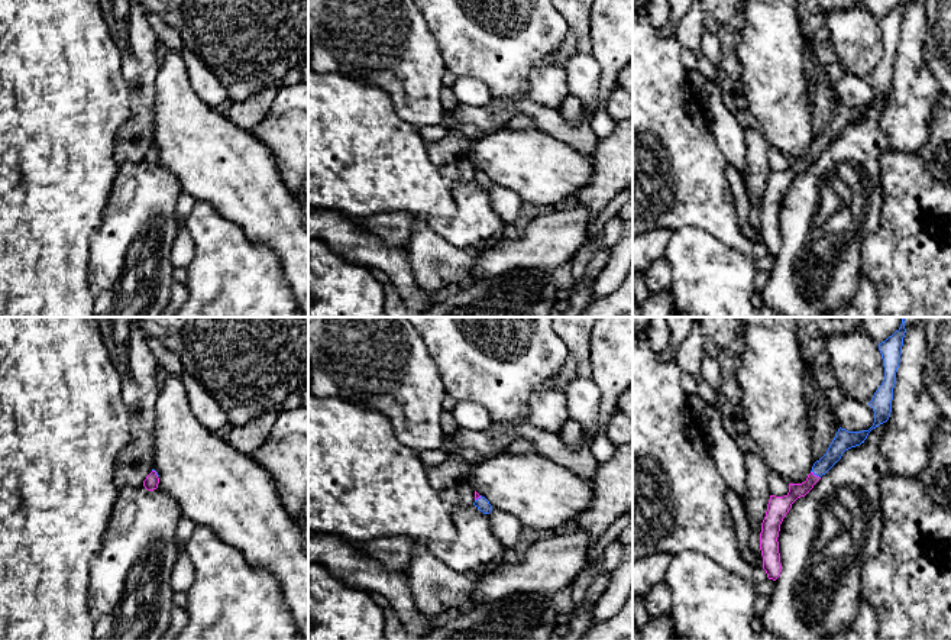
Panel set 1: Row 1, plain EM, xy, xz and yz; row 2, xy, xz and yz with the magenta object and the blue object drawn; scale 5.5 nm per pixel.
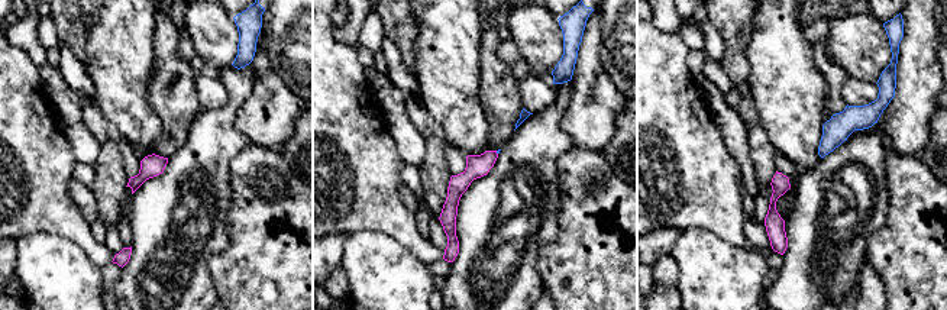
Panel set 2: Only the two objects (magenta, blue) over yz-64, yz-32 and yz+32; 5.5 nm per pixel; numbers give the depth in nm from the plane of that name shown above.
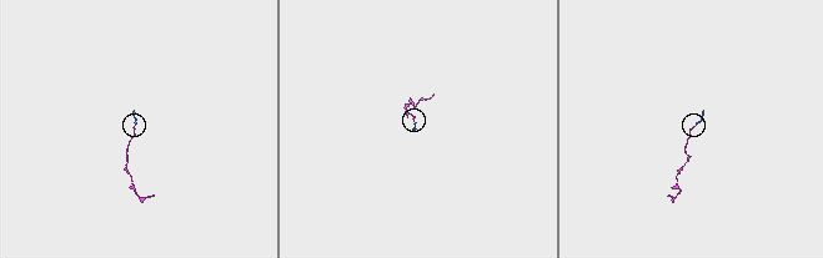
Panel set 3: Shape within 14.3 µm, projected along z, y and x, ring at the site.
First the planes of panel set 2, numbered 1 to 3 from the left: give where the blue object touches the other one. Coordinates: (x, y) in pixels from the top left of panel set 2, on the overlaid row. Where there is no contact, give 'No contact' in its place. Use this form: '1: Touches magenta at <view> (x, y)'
1: No contact
2: Touches magenta at yz-32 (495, 152)
3: No contact

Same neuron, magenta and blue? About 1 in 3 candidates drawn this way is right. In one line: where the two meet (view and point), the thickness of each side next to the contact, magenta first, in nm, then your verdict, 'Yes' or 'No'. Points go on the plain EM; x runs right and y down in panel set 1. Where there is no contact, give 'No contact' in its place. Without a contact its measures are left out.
Touches magenta at yz (815, 151). Thickness 100 nm (magenta) against 110 nm. Yes

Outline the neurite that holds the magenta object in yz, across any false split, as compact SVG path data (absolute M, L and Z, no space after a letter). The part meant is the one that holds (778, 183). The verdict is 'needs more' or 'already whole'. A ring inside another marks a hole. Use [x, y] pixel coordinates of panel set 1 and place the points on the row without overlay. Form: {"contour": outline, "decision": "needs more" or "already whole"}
{"contour": "M900 0L900 3L892 12L879 19L879 26L882 29L884 42L884 55L868 78L874 87L873 101L868 106L861 107L848 107L840 103L827 129L813 139L812 146L805 158L789 159L789 168L783 172L770 171L760 209L763 245L766 246L769 255L776 256L782 248L777 213L780 200L792 184L792 180L798 174L805 172L821 155L821 152L825 151L841 135L845 126L864 119L873 104L889 96L892 88L896 48L900 39L903 13L909 1L910 0Z", "decision": "needs more"}

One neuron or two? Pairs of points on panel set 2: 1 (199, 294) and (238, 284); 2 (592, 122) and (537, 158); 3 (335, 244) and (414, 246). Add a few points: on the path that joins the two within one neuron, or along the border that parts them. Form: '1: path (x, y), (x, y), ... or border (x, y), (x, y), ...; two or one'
1: border (210, 257), (209, 274), (217, 294); two
2: border (569, 102), (562, 115), (561, 129), (572, 144); two
3: border (327, 233), (348, 235); two

